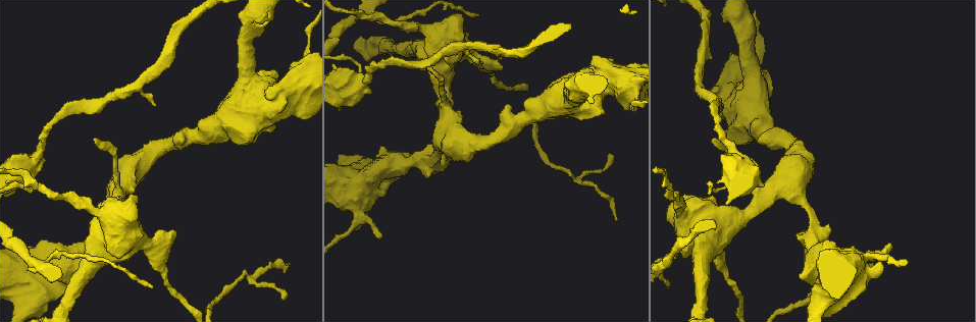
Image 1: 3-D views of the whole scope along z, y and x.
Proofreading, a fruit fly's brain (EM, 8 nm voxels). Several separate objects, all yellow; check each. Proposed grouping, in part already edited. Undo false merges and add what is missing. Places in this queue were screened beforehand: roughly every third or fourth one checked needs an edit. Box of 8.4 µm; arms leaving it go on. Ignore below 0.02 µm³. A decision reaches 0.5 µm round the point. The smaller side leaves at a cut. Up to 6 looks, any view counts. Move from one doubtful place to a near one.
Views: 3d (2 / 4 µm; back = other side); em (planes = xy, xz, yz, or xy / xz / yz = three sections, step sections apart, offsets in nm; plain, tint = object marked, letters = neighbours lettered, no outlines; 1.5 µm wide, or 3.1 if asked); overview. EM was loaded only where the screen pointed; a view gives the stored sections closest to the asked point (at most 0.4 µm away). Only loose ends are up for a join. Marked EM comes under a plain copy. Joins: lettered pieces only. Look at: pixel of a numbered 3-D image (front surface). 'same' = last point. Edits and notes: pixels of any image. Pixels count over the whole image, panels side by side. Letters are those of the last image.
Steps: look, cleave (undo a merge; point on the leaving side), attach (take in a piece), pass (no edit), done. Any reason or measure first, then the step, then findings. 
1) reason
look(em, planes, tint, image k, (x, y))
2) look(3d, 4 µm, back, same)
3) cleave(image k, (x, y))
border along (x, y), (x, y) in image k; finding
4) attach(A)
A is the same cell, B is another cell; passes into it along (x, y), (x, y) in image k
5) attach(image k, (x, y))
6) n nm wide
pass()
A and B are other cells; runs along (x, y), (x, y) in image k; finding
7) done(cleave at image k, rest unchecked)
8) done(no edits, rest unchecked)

an open end
look(3d, 4 µm, back, image 1, (500, 67))

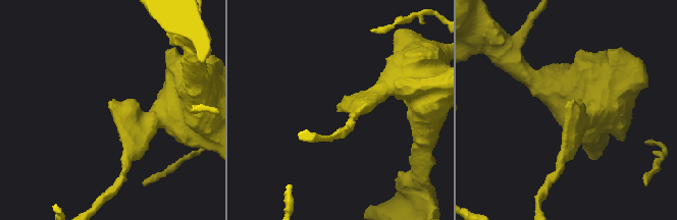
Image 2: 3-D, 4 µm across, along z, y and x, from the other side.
look(em, planes, letters, image 2, (340, 108))

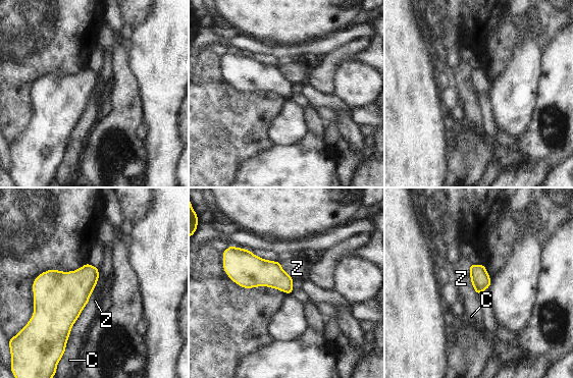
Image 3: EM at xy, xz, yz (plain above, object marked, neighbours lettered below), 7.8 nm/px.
pass()
C and Z are other cells; border along (470, 263), (470, 282), (477, 295) in image 3; no lettered piece goes on from it

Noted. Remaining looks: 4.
long arm stops here
look(3d, 2 µm, back, image 1, (153, 287))

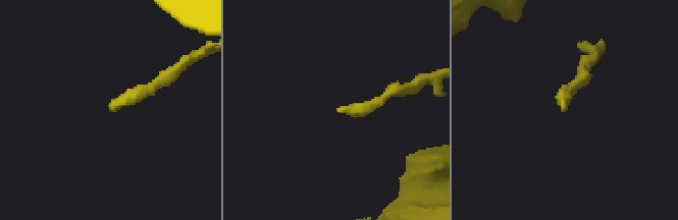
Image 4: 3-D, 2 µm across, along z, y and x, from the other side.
now the EM
look(em, xz, step 4, tint, image 4, (565, 111))

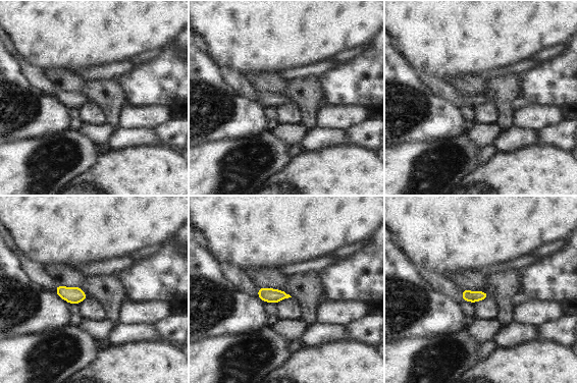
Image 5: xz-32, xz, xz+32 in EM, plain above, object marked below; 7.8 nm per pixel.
look(em, planes, letters, same)

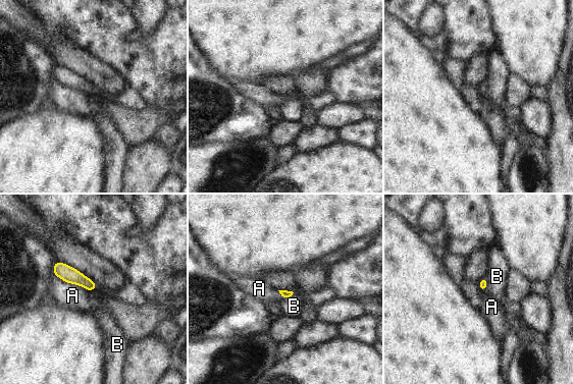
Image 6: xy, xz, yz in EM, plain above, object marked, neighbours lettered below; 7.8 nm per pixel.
A touches over 300 nm
pass()
A and B are other cells; none of them fits

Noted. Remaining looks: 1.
done(no edits, rest unchecked)

